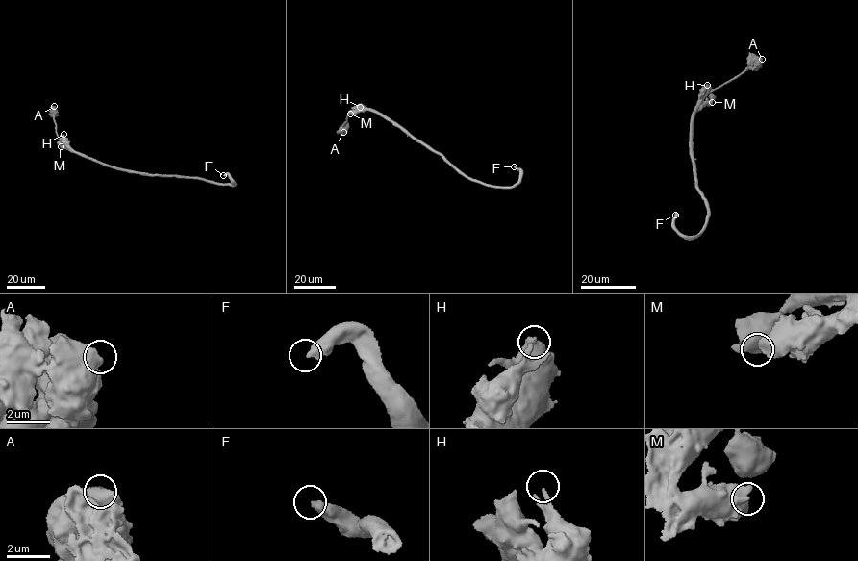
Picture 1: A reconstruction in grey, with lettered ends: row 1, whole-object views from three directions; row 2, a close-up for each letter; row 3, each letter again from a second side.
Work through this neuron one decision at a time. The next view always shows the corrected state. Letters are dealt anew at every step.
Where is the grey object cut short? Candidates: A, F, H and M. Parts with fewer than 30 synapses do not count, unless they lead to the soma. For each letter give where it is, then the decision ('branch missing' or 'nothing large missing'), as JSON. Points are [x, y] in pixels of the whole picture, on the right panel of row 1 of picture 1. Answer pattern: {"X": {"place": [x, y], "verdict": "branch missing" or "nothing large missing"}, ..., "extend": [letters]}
{"A": {"place": [762, 59], "verdict": "nothing large missing"}, "F": {"place": [675, 215], "verdict": "nothing large missing"}, "H": {"place": [707, 85], "verdict": "nothing large missing"}, "M": {"place": [712, 102], "verdict": "nothing large missing"}, "extend": []}

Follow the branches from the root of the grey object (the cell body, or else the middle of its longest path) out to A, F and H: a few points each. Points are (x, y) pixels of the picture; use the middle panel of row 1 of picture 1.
A: (420, 142), (378, 114), (361, 107), (347, 115), (343, 132)
F: (420, 142), (441, 154), (466, 176), (486, 184), (514, 186), (520, 172), (514, 166)
H: (420, 142), (378, 114), (360, 107)

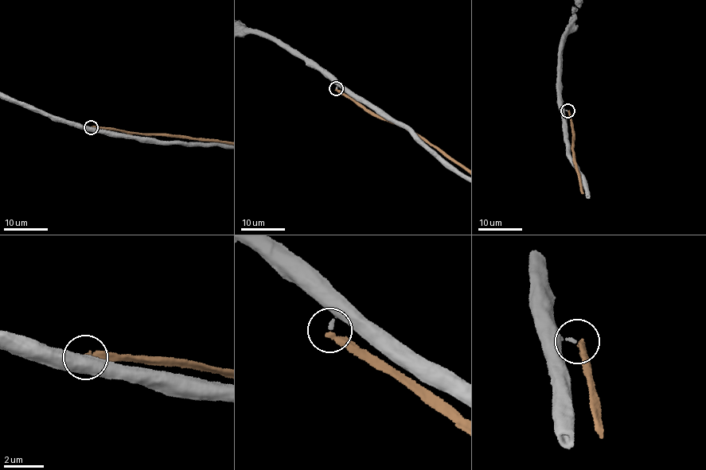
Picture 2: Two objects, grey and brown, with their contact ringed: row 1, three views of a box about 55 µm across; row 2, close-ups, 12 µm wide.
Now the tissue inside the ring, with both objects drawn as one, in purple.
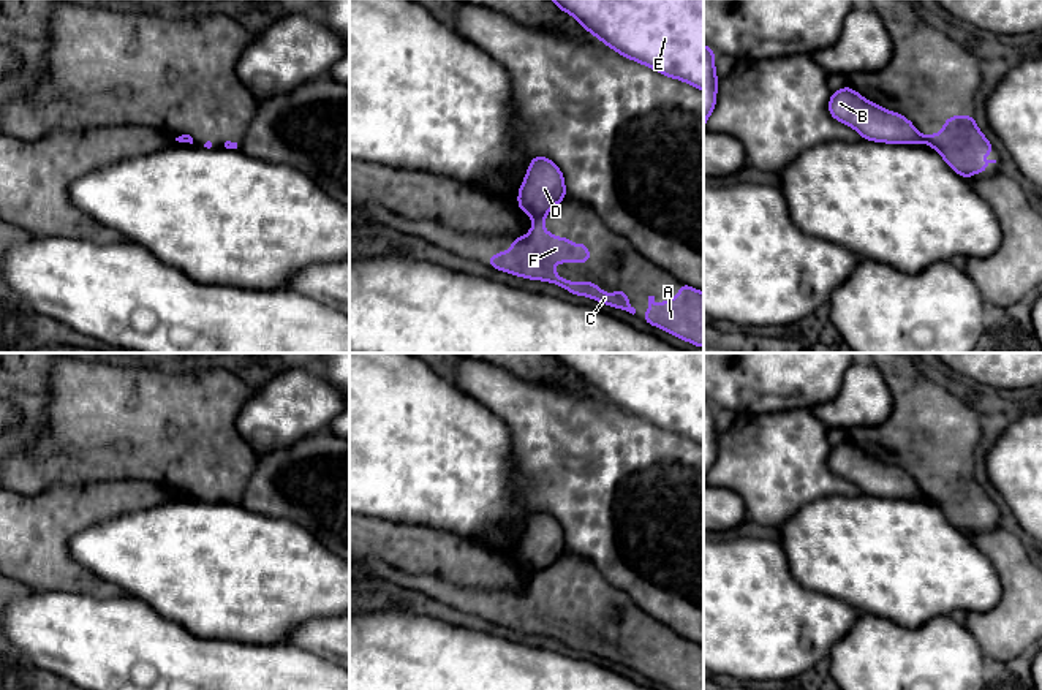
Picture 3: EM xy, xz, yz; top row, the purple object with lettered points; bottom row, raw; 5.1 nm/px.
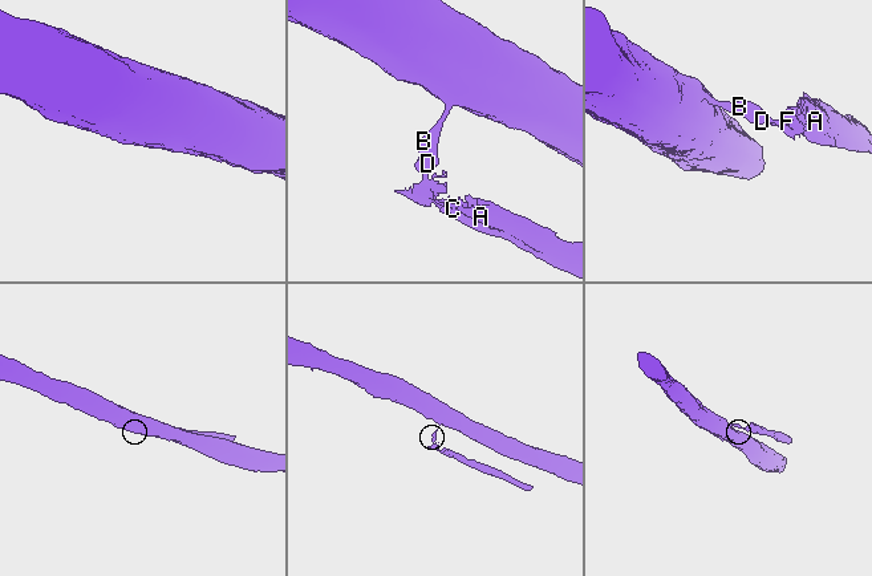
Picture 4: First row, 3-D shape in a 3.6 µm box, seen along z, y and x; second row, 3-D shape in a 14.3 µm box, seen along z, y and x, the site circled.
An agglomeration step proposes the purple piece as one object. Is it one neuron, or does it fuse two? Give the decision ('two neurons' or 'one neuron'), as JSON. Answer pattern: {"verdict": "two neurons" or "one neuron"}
{"verdict": "two neurons"}

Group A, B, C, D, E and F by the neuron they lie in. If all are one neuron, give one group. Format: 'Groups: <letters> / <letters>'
Groups: A C F / B D E

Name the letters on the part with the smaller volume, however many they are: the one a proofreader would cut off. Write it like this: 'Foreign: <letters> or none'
Foreign: A, C, F

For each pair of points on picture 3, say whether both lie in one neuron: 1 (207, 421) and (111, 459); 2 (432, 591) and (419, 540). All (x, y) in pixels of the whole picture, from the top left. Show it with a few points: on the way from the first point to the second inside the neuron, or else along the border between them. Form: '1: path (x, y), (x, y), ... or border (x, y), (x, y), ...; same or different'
1: path (184, 423), (179, 428), (143, 428), (135, 435); same
2: border (392, 567), (418, 575), (437, 575), (464, 589); different

